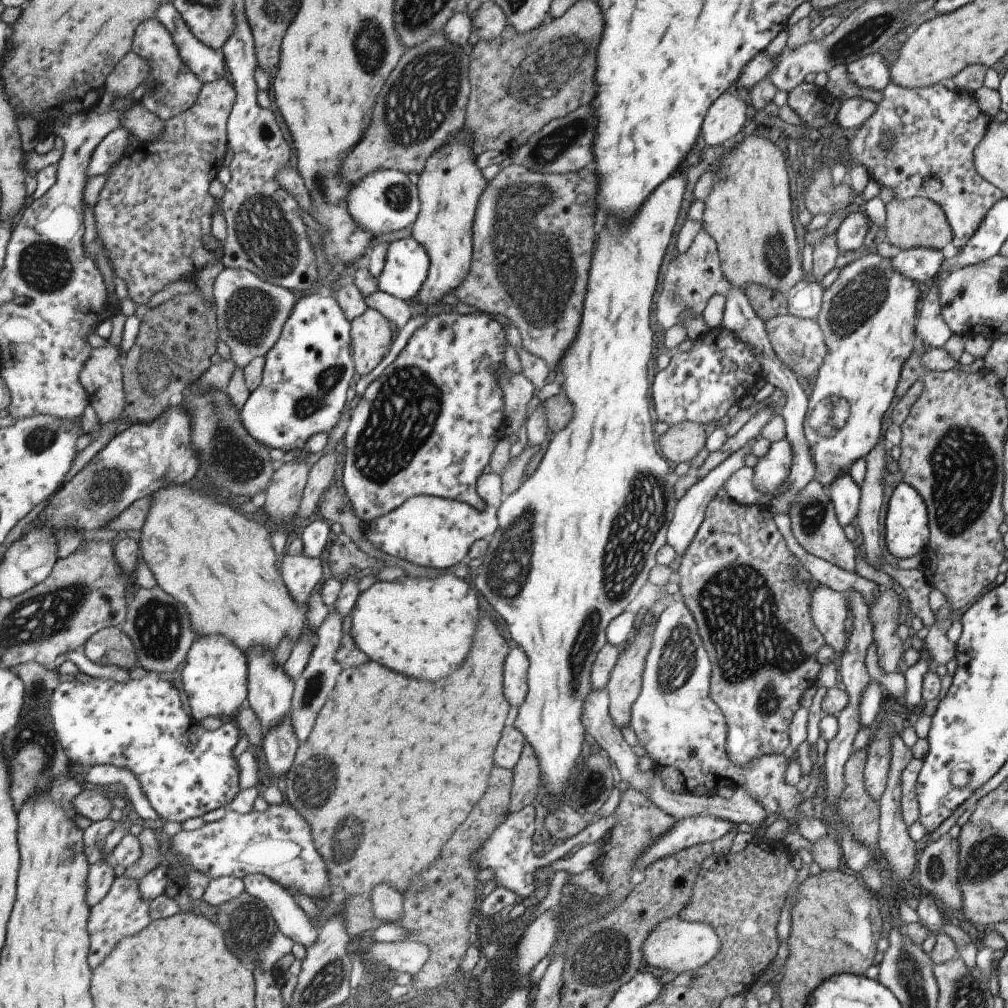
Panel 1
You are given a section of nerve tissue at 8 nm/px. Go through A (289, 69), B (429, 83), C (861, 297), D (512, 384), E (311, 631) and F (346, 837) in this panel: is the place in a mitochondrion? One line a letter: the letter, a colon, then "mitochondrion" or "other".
A: other
B: mitochondrion
C: mitochondrion
D: mitochondrion
E: other
F: mitochondrion

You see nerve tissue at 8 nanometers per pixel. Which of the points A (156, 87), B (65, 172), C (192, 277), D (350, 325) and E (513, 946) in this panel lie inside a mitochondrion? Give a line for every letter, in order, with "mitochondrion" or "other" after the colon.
A: mitochondrion
B: other
C: other
D: other
E: other

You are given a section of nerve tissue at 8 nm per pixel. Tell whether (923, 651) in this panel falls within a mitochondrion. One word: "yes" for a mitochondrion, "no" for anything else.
no

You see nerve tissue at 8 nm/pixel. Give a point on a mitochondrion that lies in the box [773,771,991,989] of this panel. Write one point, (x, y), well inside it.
(935, 869)

